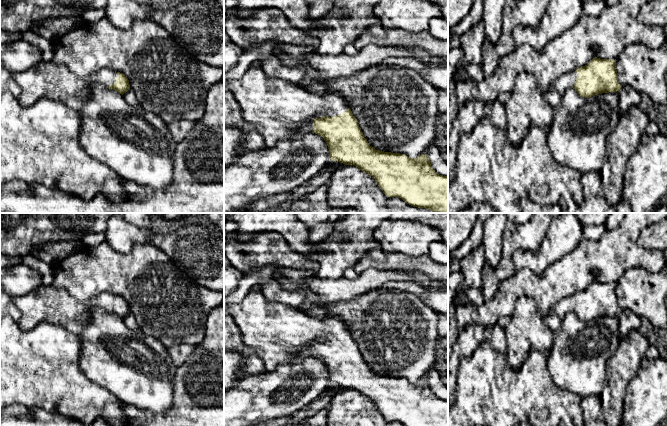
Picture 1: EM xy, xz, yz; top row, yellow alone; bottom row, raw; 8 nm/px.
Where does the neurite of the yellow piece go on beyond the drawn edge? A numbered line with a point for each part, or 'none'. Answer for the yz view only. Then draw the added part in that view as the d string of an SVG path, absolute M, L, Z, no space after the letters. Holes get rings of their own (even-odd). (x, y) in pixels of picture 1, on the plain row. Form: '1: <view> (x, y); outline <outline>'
1: yz (567, 304); outline M576 294L569 295L564 297L555 304L553 311L556 315L562 320L566 314L573 312L577 302Z

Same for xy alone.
1: xy (47, 303); outline M42 284L36 290L13 299L22 313L18 322L21 330L29 331L46 321L80 337L89 322L89 315L96 309L107 312L114 308L118 296L104 292L87 301L79 301L64 288Z

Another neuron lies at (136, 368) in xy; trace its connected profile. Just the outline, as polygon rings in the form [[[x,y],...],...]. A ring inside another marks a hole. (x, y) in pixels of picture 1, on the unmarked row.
[[[96,309],[90,313],[80,340],[80,370],[90,381],[113,393],[123,404],[154,413],[171,407],[177,366],[156,338],[130,329],[116,314]]]

